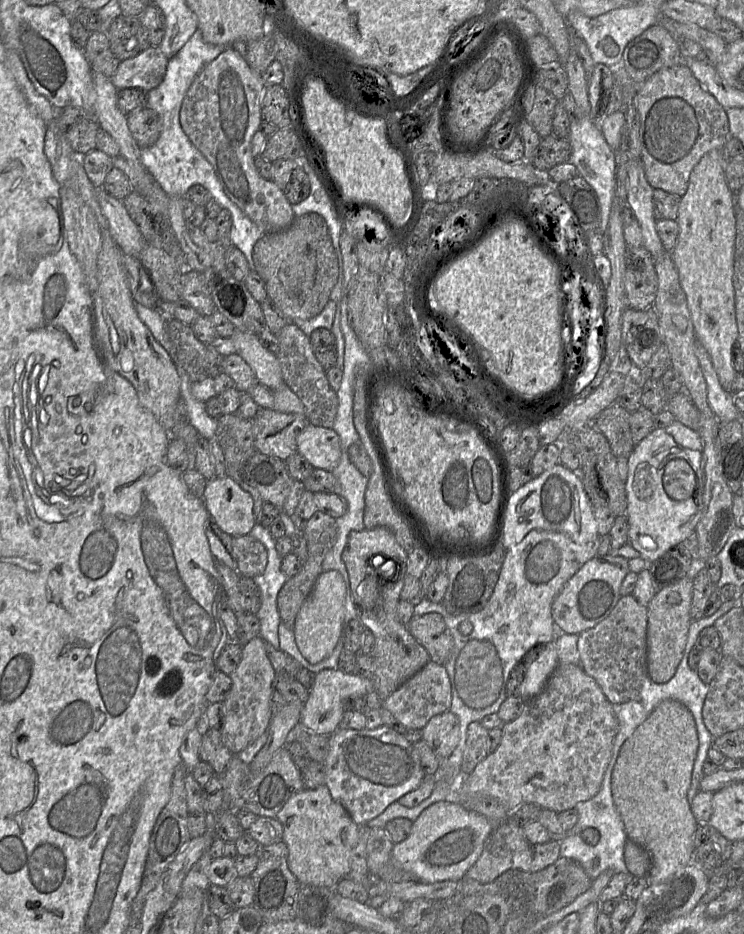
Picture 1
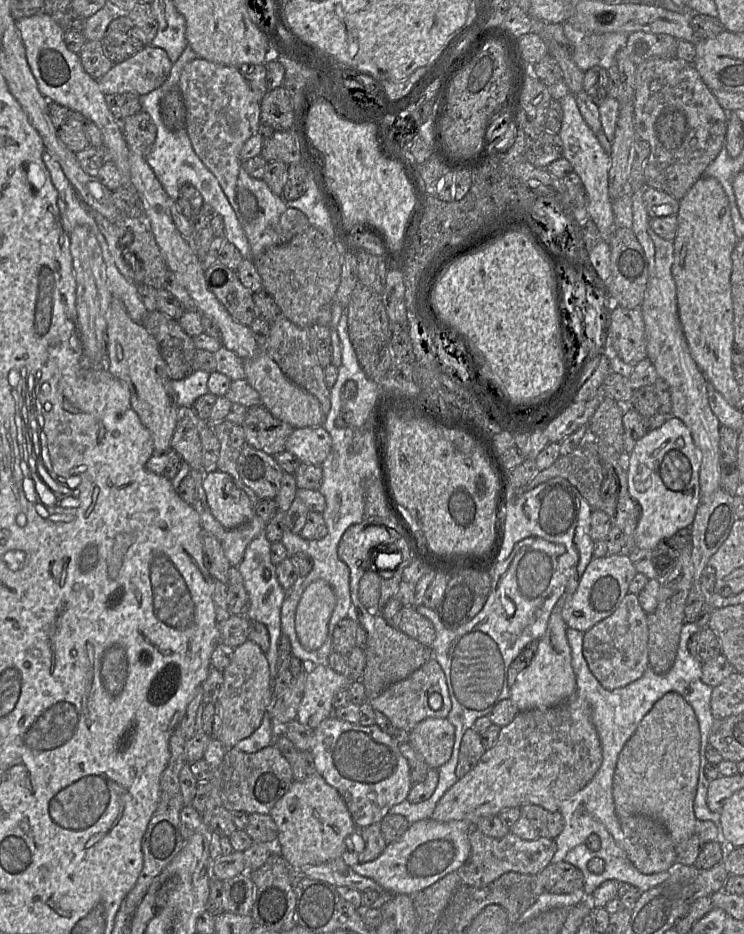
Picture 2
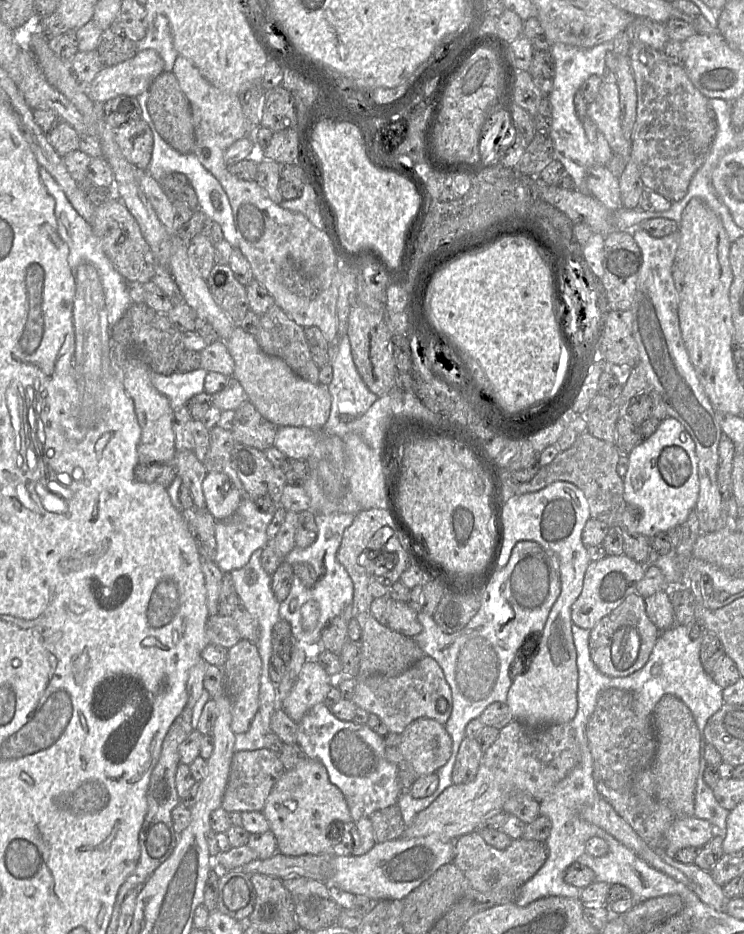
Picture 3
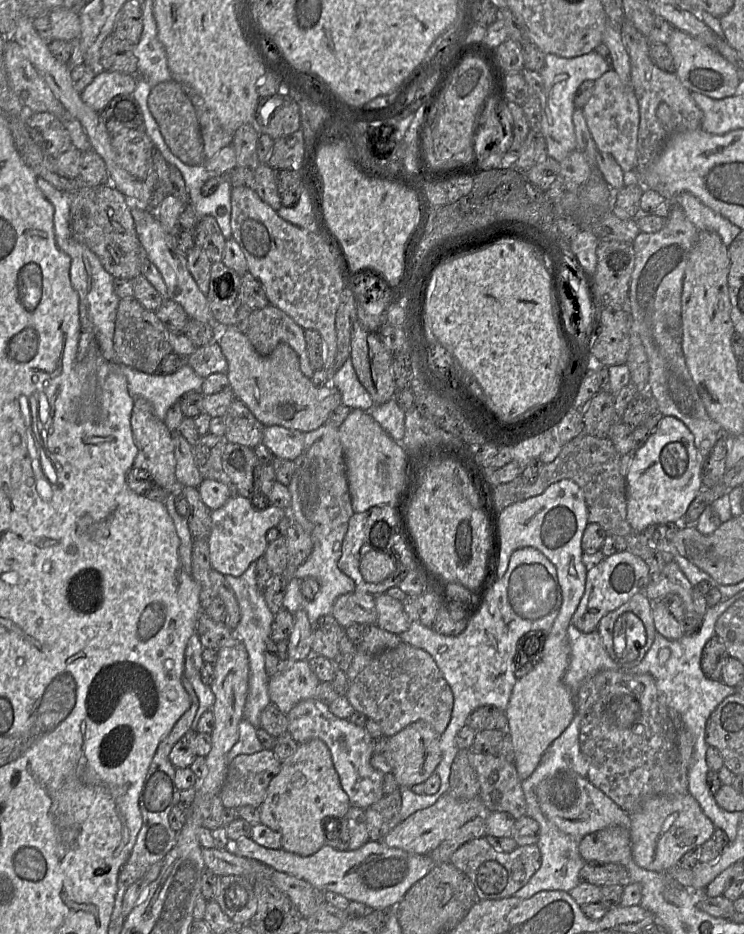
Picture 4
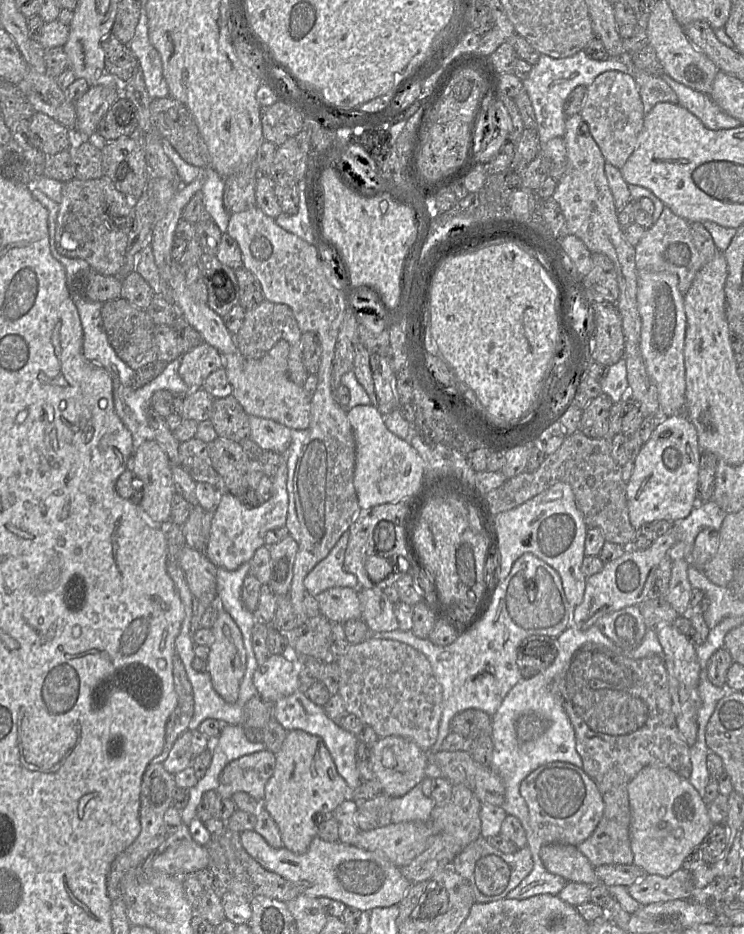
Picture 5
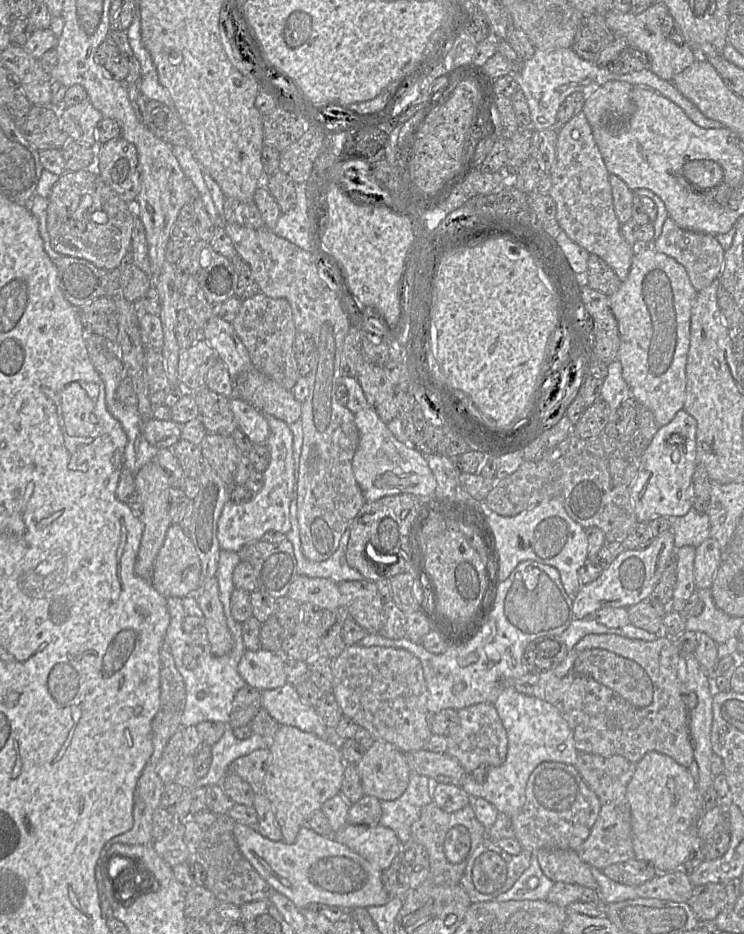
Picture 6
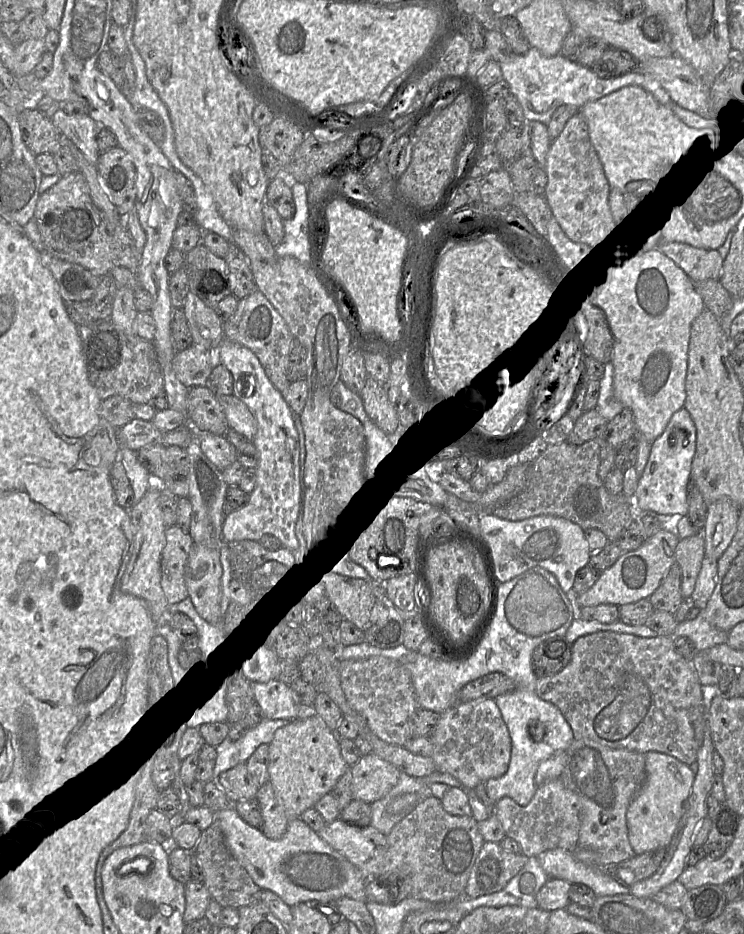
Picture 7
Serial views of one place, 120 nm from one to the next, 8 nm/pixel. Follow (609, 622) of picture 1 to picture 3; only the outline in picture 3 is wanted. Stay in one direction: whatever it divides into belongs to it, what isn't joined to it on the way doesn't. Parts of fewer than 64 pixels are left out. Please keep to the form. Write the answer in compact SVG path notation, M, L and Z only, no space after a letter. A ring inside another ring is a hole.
M637 593L631 594L590 630L591 659L596 668L606 676L629 676L647 663L660 633L647 616L644 598Z

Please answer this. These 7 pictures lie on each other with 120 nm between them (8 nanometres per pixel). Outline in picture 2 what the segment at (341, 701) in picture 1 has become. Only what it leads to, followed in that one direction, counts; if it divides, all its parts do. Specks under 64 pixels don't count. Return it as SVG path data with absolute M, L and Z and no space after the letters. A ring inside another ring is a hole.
M303 663L307 675L297 720L308 728L316 729L324 719L334 715L332 701L335 694L340 690L347 690L353 681L328 665Z

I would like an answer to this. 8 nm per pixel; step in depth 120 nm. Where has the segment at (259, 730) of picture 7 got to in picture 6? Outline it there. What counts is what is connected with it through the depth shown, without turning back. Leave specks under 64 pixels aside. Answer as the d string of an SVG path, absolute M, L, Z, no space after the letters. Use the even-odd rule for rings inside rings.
M227 725L220 740L211 746L212 761L207 774L197 779L193 788L220 784L228 773L230 764L235 759L248 755L258 749L266 747L270 749L271 740L257 734L253 734L248 739L239 740L233 734L233 729Z

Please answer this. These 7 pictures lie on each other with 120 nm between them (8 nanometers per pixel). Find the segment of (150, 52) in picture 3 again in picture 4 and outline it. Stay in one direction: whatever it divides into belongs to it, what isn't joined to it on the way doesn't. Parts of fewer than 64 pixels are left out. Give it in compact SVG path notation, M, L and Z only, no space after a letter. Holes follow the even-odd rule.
M99 70L81 93L81 98L89 107L100 113L115 96L132 94L138 78L138 75Z

